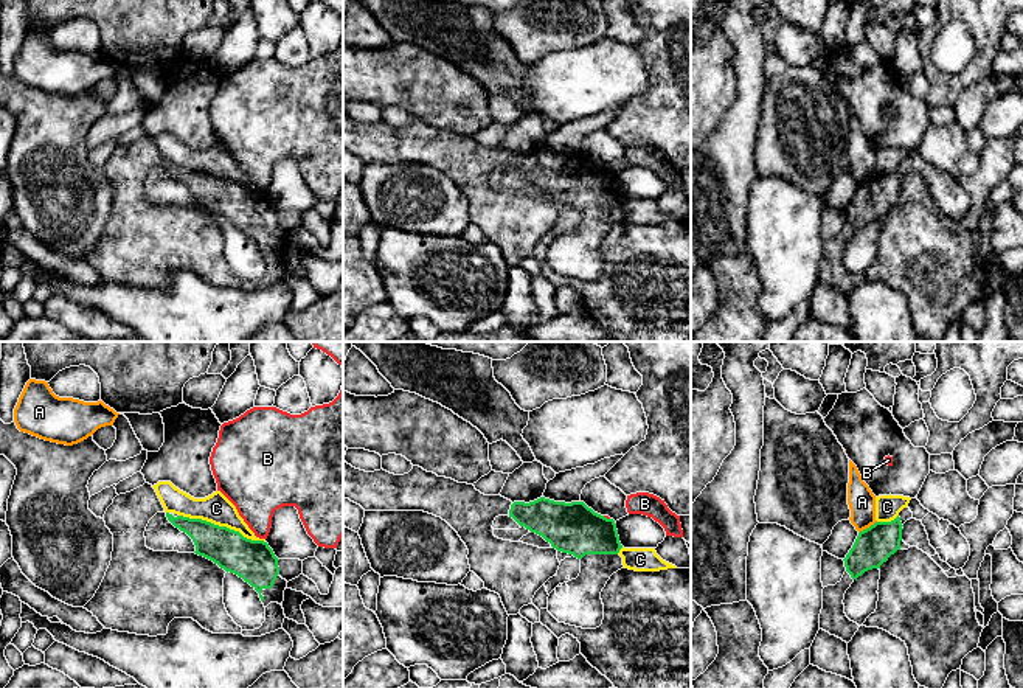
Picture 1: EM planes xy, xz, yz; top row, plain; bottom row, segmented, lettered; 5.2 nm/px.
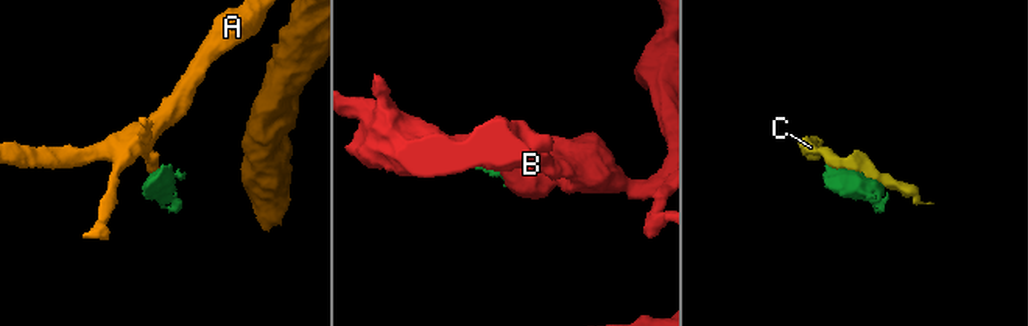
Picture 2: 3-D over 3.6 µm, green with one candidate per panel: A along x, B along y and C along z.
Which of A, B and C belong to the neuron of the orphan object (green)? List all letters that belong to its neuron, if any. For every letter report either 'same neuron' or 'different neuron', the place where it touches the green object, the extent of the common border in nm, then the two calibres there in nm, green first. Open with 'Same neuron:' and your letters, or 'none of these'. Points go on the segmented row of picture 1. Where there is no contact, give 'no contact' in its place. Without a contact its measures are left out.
Same neuron: none of these
A: different neuron; contact yz (866, 528); length 120 nm; calibres 200 and 140 nm
B: different neuron; contact xz (606, 517); length 40 nm; calibres 260 and 20 nm
C: different neuron; contact xy (222, 527); length 480 nm; calibres 220 and 160 nm

